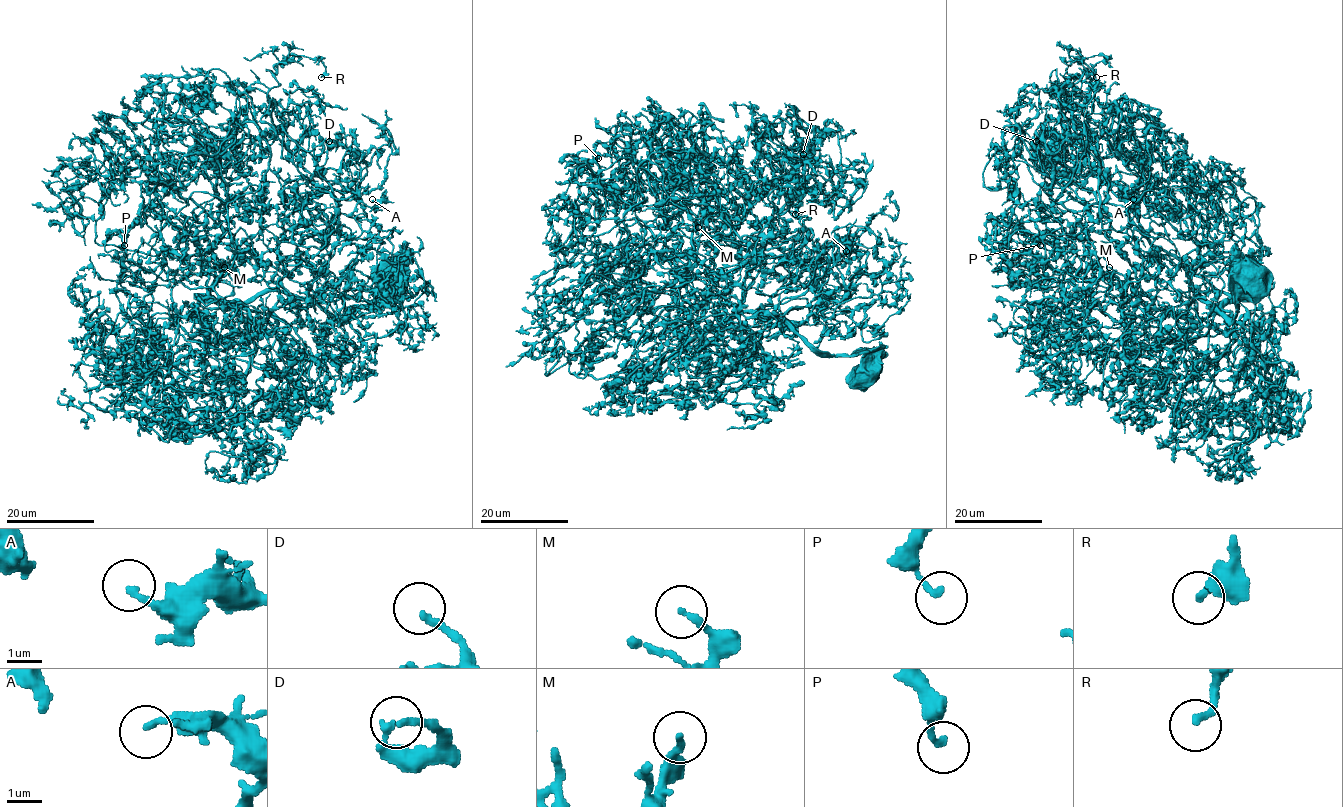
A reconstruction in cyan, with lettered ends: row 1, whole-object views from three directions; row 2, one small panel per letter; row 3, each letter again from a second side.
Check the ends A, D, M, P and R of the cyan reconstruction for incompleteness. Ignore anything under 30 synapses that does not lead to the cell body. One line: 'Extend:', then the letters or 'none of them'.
Extend: none of them

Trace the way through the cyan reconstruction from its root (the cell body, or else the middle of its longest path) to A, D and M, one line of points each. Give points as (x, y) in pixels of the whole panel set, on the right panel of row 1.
A: (1253, 277), (1233, 319), (1194, 291), (1238, 299), (1208, 324), (1201, 249), (1154, 206), (1176, 201), (1133, 199)
D: (1253, 277), (1233, 319), (1159, 309), (1098, 178), (1036, 141)
M: (1253, 277), (1233, 319), (1194, 291), (1237, 298), (1191, 320), (1080, 265), (1054, 296), (1092, 308), (1109, 267)

